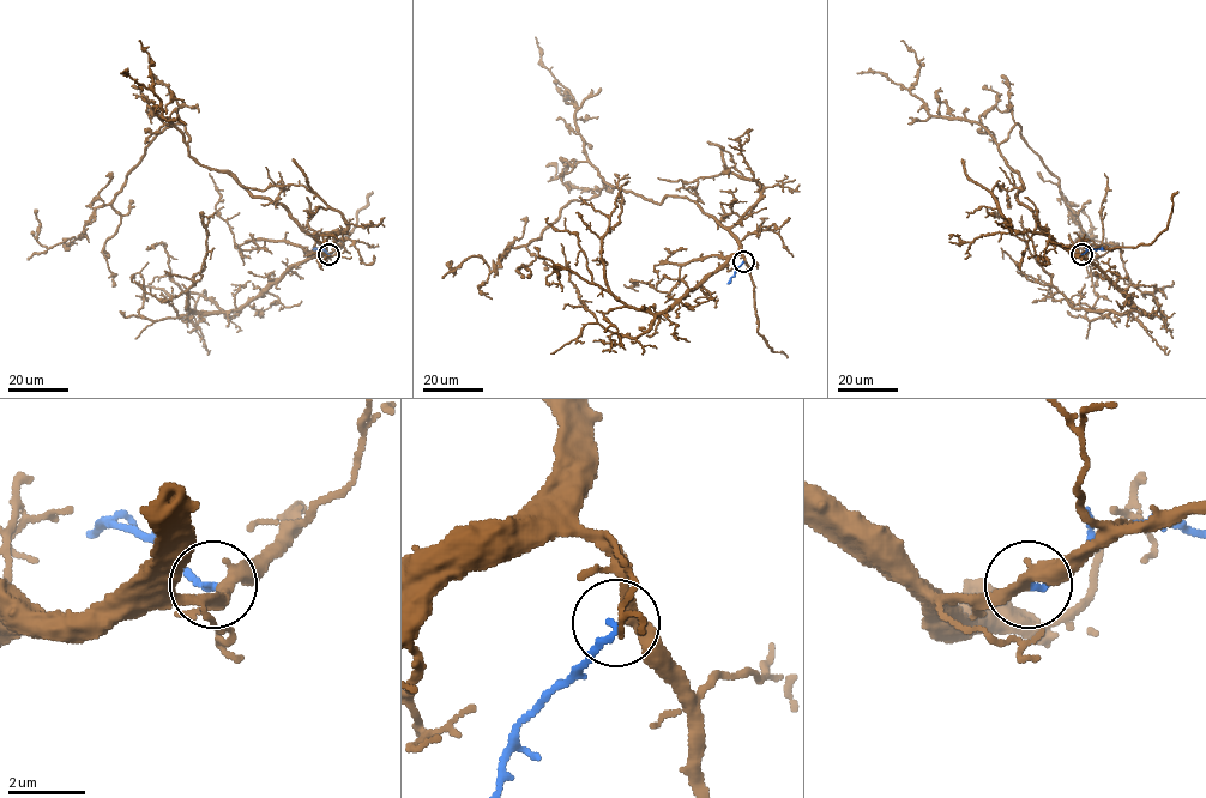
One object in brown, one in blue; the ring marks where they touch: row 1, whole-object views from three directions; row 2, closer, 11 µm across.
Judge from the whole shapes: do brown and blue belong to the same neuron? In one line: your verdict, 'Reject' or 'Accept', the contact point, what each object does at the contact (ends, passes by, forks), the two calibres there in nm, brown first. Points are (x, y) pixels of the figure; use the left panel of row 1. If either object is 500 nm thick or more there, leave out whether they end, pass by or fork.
Accept. Place: (329, 254). At the ring brown passes by. At the ring blue ends. Thickness 320 nm (brown) against 160 nm

